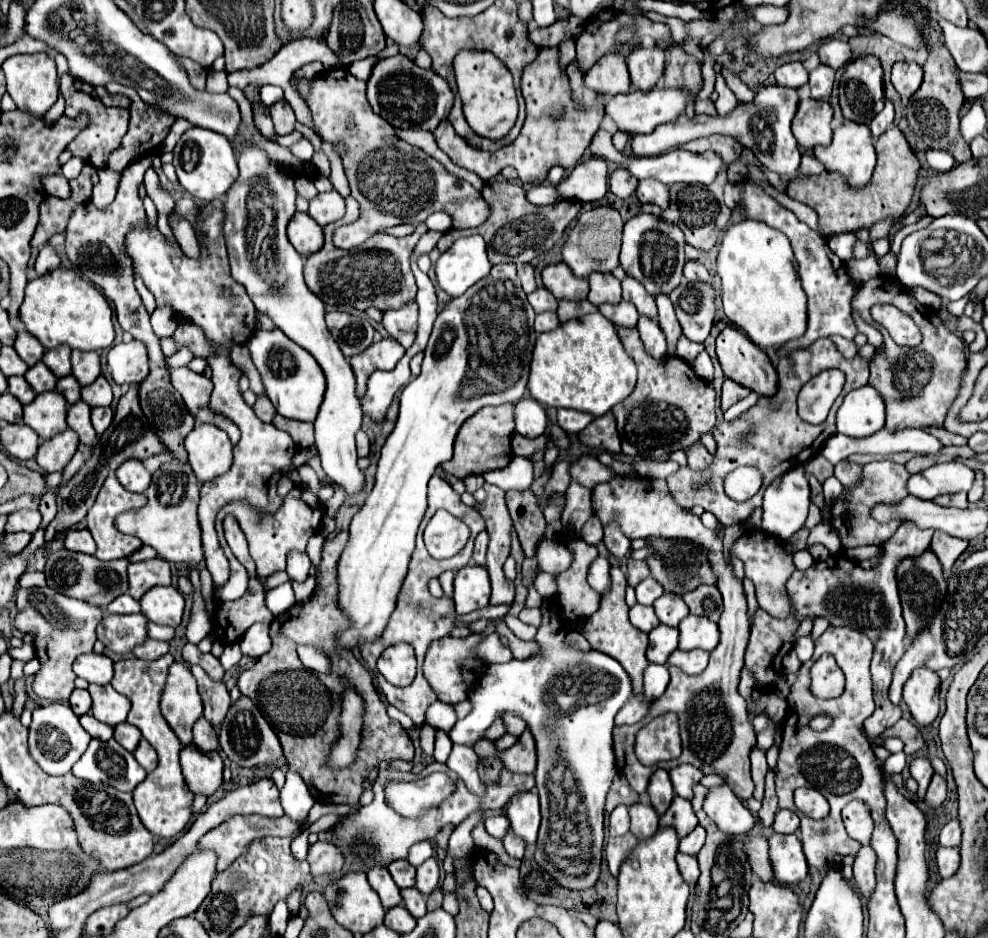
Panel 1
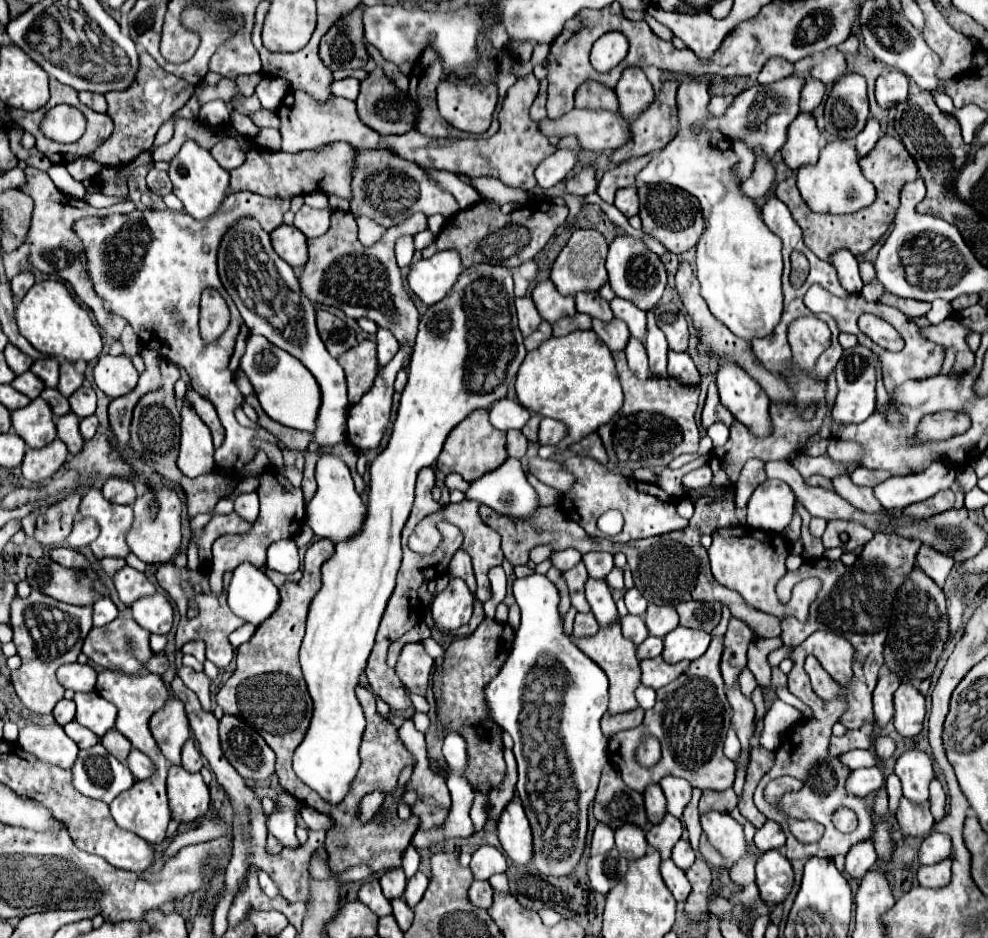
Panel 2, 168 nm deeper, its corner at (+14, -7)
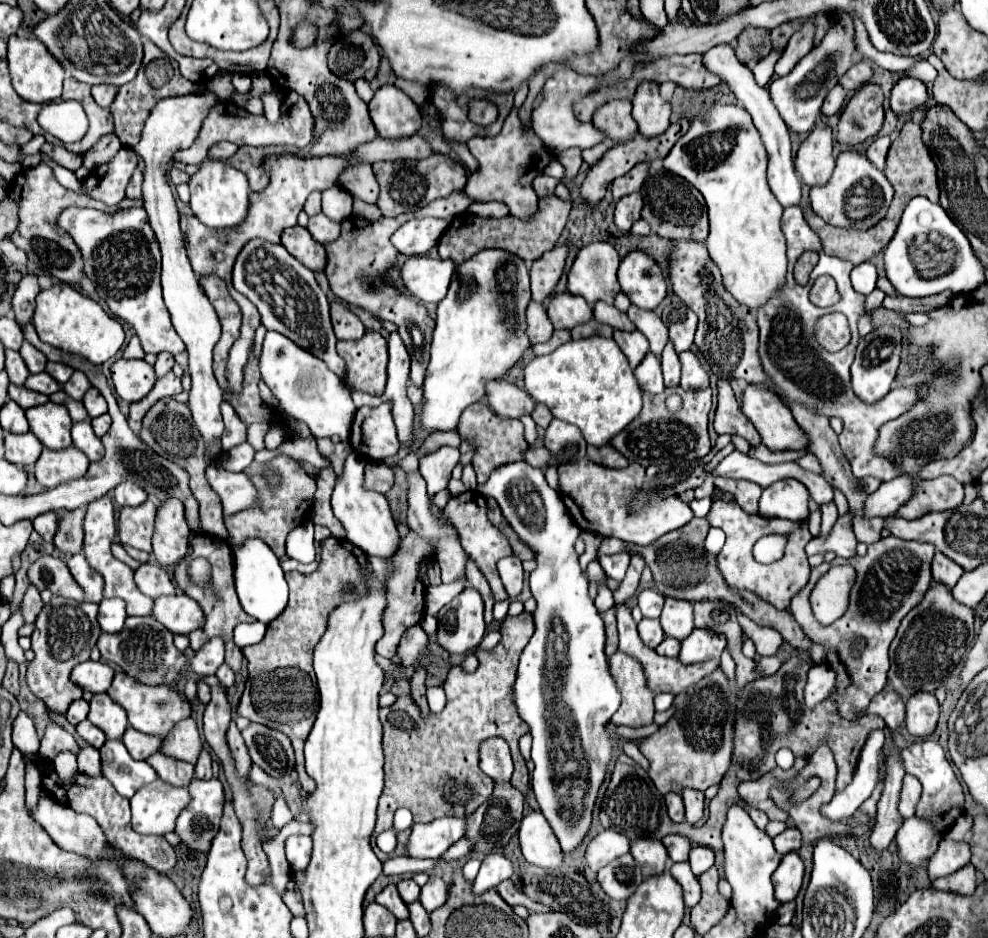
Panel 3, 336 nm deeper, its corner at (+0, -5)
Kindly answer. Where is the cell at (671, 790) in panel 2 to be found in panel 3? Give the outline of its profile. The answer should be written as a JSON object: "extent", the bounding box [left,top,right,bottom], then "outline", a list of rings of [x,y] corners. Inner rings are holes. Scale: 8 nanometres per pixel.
{"extent":[683,790,705,824],"outline":[[[683,790],[683,802],[685,802],[685,820],[689,824],[695,824],[701,820],[703,816],[703,808],[705,808],[705,798],[703,798],[703,792],[699,790]]]}

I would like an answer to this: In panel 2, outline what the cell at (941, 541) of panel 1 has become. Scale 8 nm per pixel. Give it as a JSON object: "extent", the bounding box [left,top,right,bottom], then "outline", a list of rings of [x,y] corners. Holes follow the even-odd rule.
{"extent":[917,546,955,586],"outline":[[[921,546],[919,554],[917,554],[917,564],[931,580],[935,580],[939,586],[943,586],[955,562],[951,556],[945,556],[929,546]]]}

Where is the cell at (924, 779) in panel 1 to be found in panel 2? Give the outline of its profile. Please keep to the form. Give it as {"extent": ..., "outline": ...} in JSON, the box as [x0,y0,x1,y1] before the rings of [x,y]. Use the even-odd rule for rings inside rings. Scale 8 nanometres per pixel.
{"extent":[895,748,935,804],"outline":[[[919,748],[903,752],[895,764],[895,774],[903,784],[903,796],[913,804],[929,800],[929,784],[935,778],[933,760]]]}

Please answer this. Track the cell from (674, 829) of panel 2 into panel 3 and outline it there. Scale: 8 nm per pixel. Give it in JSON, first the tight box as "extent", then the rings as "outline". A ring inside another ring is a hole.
{"extent":[661,834,691,862],"outline":[[[669,834],[661,840],[669,852],[669,858],[673,862],[683,862],[689,856],[689,848],[691,848],[691,840],[687,836],[681,834]]]}

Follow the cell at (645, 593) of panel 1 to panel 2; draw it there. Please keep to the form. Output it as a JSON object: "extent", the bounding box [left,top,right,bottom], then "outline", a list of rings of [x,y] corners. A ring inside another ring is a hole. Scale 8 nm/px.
{"extent":[625,588,647,616],"outline":[[[631,588],[631,590],[627,590],[627,594],[625,594],[625,606],[627,606],[629,614],[643,616],[645,610],[647,610],[647,600],[641,596],[641,592],[639,592],[637,588]]]}

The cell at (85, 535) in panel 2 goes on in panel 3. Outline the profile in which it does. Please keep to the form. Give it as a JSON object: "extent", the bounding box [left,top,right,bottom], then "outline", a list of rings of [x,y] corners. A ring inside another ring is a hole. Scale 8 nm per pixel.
{"extent":[83,494,153,616],"outline":[[[105,494],[103,498],[97,498],[95,502],[91,502],[91,506],[87,506],[87,514],[85,514],[85,522],[83,522],[83,530],[85,530],[85,544],[83,544],[83,554],[87,558],[87,562],[103,576],[105,580],[105,588],[103,588],[103,596],[105,598],[123,598],[127,602],[127,614],[129,616],[149,616],[151,608],[153,608],[153,600],[143,596],[135,582],[133,582],[133,570],[129,566],[125,566],[123,562],[115,560],[115,556],[111,554],[111,542],[115,538],[115,508],[111,498]]]}

